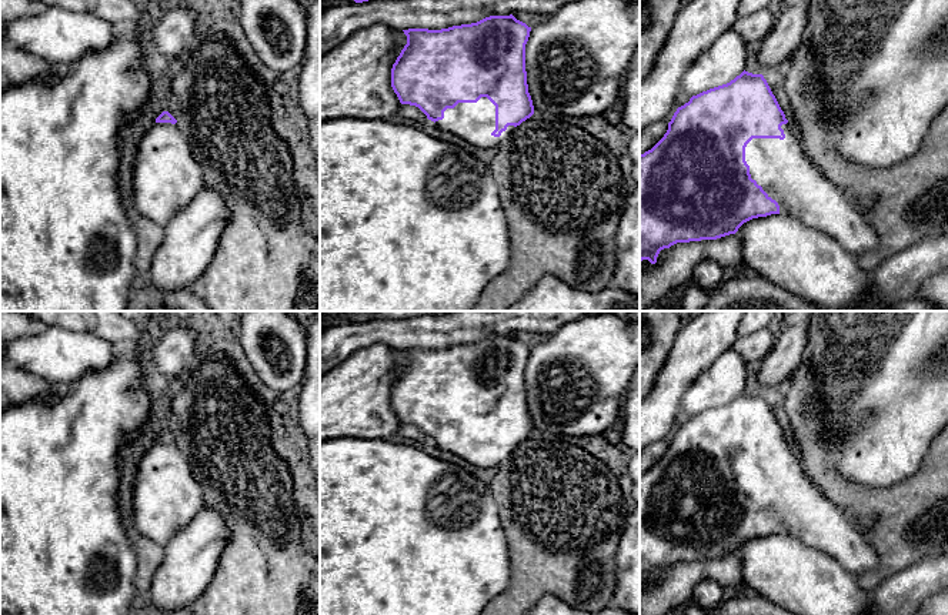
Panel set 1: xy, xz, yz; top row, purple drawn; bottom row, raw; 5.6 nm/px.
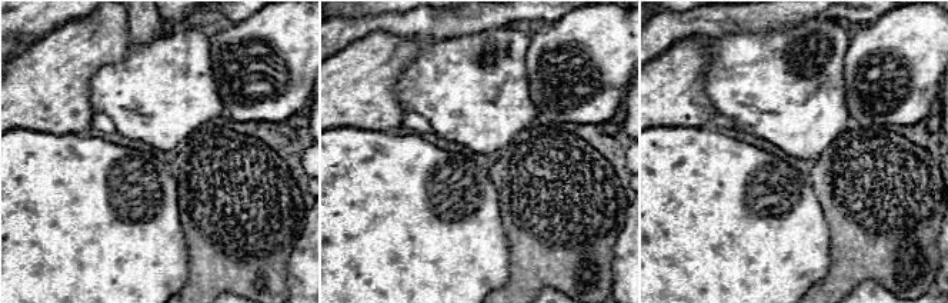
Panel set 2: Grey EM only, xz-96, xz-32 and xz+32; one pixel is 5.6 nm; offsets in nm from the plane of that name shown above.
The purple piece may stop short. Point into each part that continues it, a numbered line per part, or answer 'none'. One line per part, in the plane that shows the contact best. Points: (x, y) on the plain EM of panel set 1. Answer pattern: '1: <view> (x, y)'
1: yz (781, 487)

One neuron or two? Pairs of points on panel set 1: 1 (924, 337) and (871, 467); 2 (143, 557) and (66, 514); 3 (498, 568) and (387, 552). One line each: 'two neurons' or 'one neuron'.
1: one neuron
2: two neurons
3: one neuron

